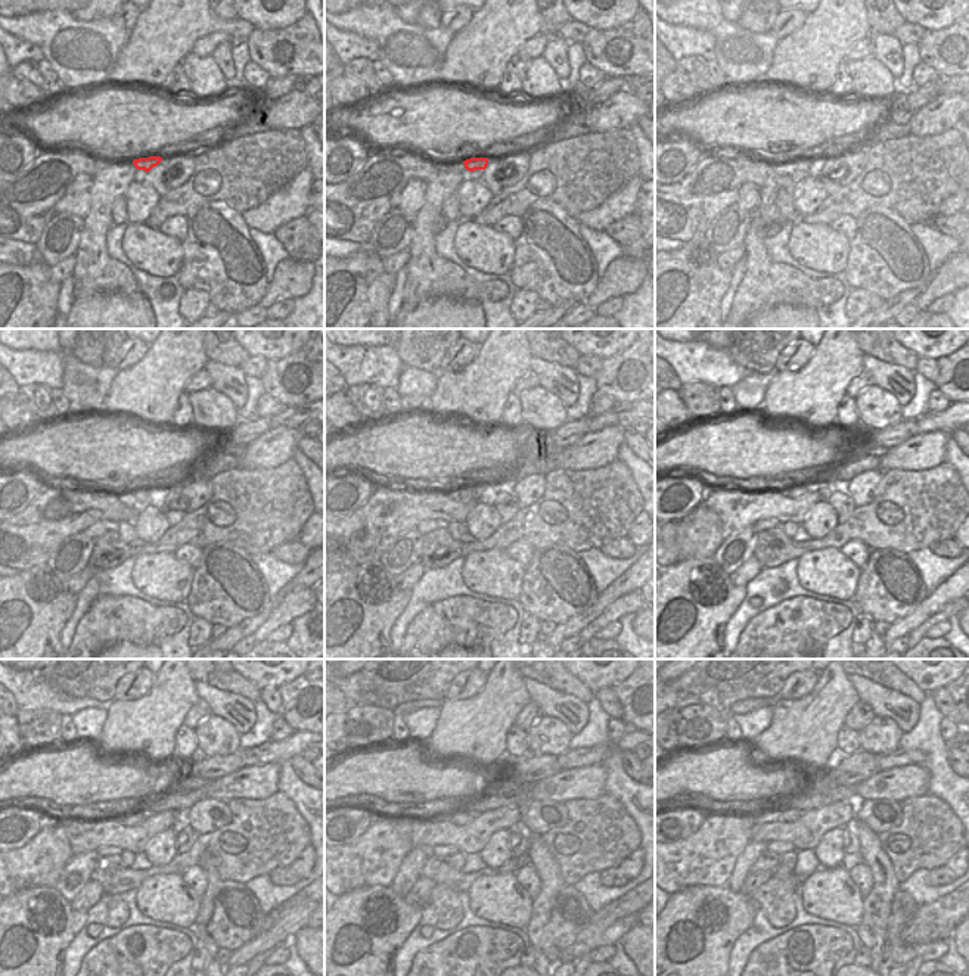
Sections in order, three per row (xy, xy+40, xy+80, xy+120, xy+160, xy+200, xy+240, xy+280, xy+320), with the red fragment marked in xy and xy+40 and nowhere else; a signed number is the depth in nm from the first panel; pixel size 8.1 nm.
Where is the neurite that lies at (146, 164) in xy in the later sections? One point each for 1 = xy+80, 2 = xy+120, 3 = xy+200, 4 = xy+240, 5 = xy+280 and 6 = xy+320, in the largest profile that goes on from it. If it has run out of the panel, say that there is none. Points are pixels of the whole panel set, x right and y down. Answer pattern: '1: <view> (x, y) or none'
1: xy+80 (806, 165)
2: xy+120 (146, 496)
3: xy+200 (795, 490)
4: xy+240 (134, 817)
5: xy+280 (459, 817)
6: xy+320 (767, 814)

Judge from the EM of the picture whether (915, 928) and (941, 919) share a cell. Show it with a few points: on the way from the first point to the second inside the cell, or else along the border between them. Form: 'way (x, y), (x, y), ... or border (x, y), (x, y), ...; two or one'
way (921, 928), (935, 920); one

